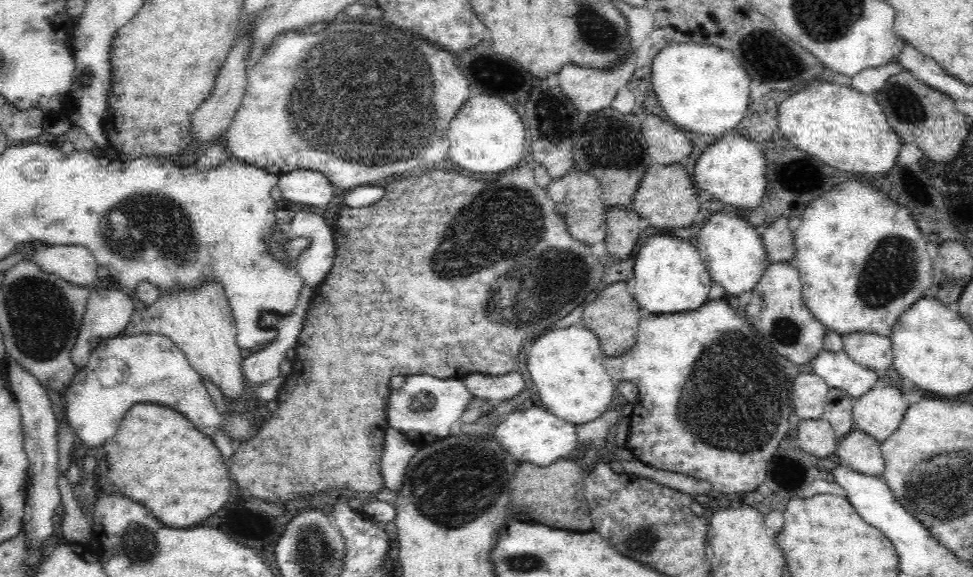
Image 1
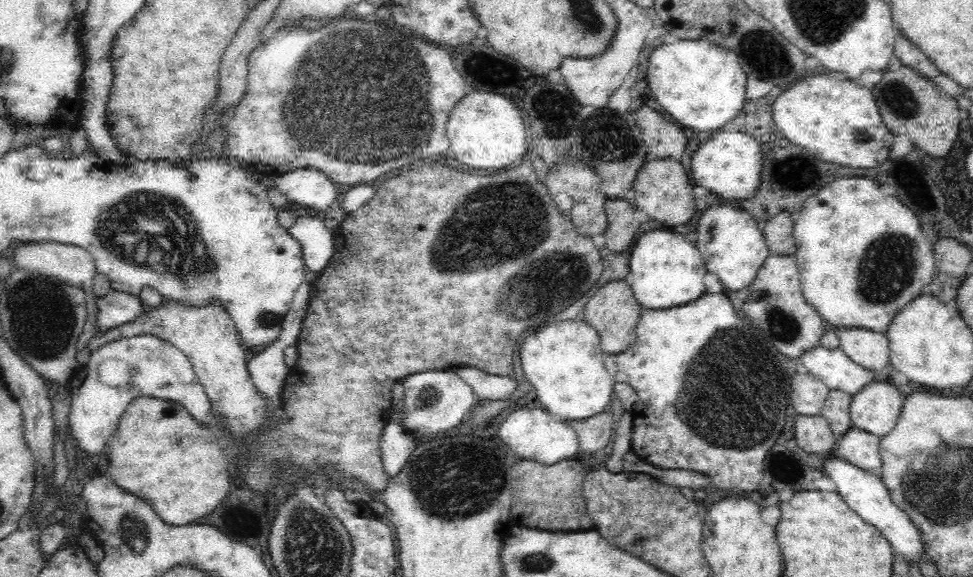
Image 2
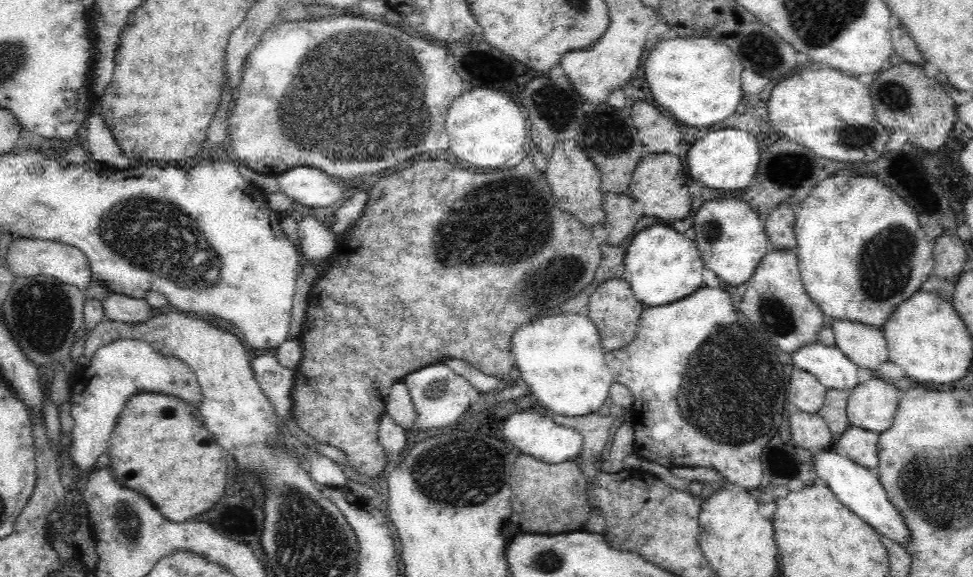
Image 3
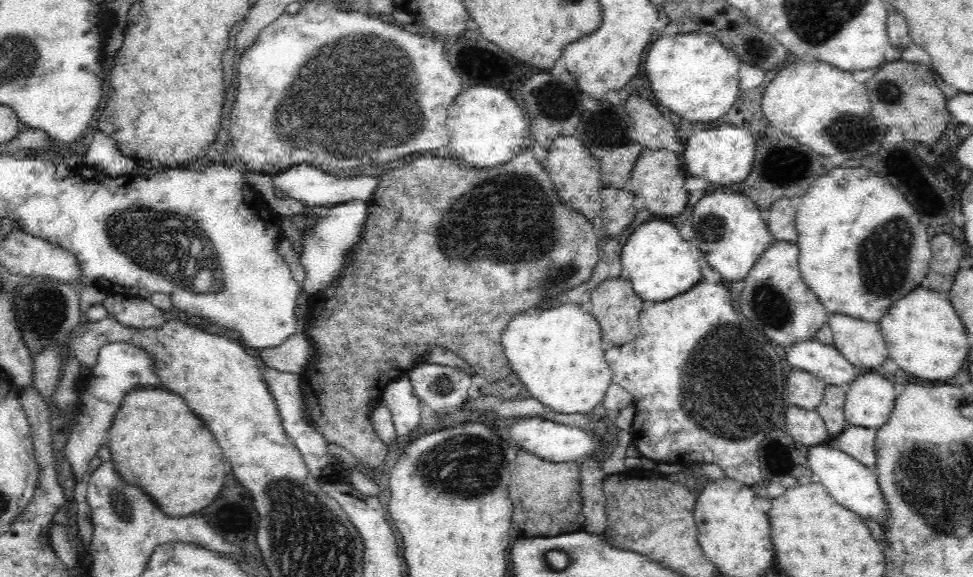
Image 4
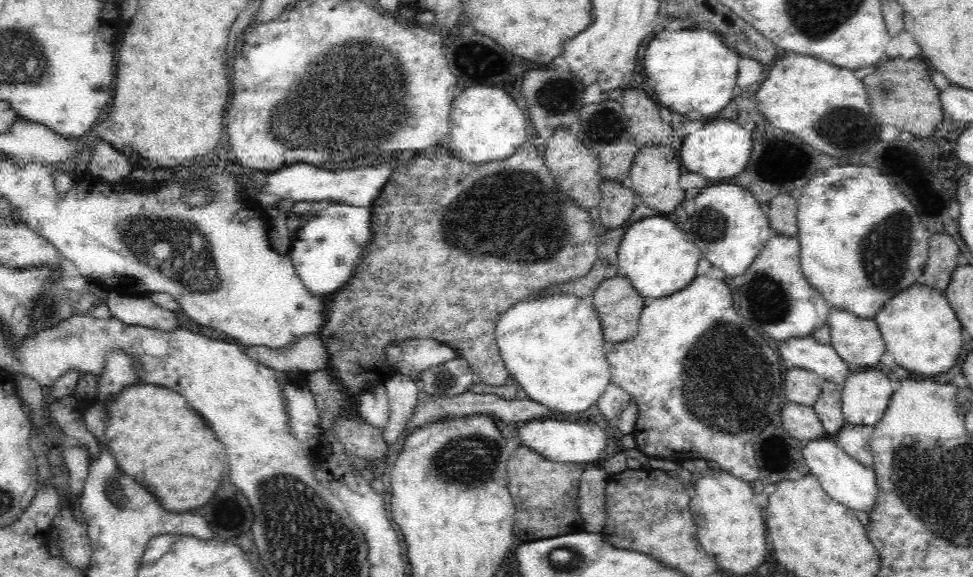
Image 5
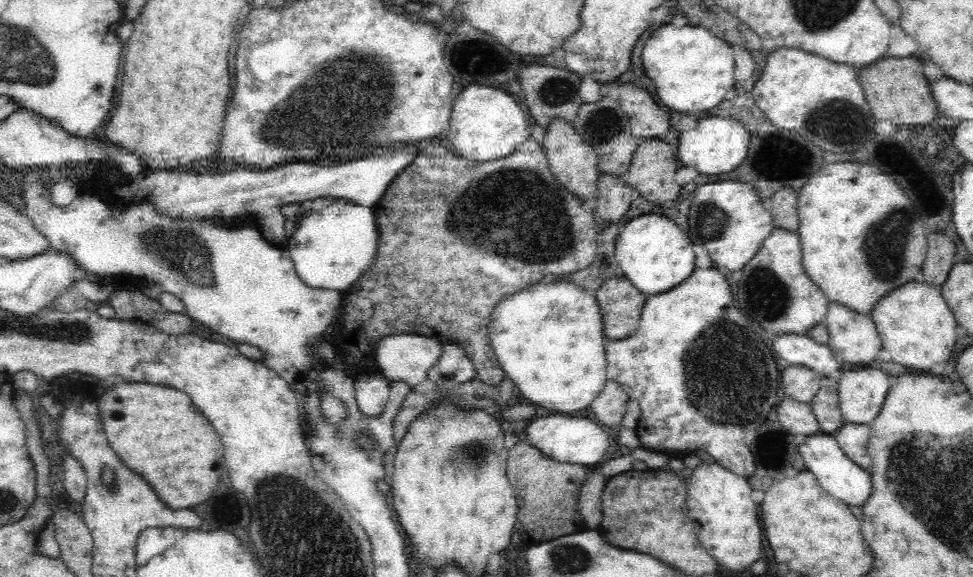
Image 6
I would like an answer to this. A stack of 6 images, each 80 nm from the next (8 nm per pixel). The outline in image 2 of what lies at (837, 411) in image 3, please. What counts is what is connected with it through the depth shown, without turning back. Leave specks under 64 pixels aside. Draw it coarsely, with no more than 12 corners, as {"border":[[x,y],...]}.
{"border":[[829,390],[820,410],[838,439],[852,428],[852,395]]}

